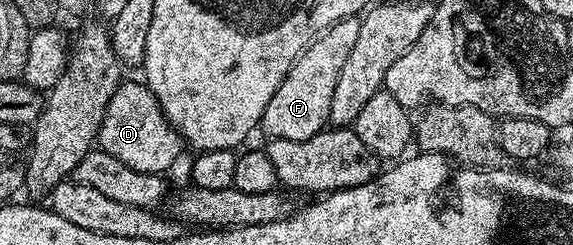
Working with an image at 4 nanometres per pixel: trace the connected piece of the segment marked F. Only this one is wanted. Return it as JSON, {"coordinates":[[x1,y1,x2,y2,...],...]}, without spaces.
{"coordinates":[[355,16,340,20,330,29,318,35,292,64,284,76,276,96,268,100,260,123,261,133,280,140,308,140,320,131,327,129,332,108,332,92,336,92,336,80,340,80,340,68,348,60,360,32,361,17]]}

